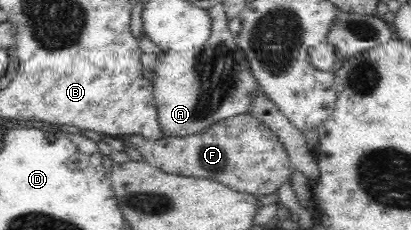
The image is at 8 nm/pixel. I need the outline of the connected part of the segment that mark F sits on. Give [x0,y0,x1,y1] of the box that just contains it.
[126,114,294,195]

